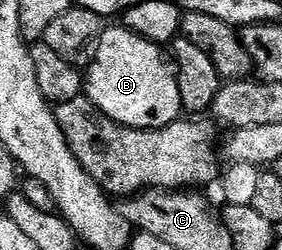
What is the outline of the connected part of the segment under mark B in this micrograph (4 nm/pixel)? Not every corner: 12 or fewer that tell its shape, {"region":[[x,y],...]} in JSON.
{"region":[[108,27],[84,93],[129,129],[183,116],[163,46]]}

